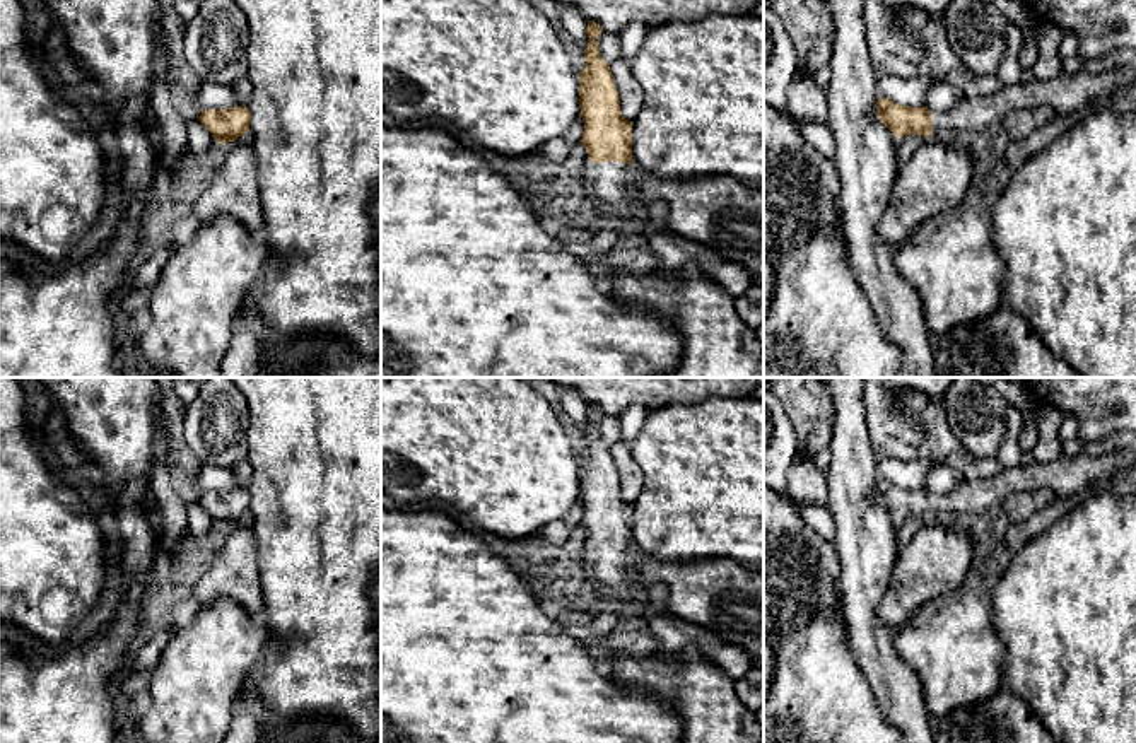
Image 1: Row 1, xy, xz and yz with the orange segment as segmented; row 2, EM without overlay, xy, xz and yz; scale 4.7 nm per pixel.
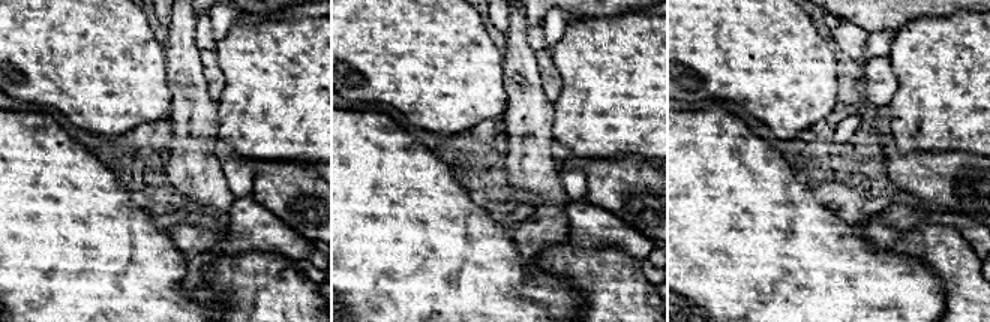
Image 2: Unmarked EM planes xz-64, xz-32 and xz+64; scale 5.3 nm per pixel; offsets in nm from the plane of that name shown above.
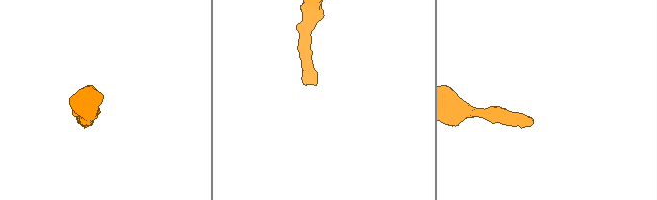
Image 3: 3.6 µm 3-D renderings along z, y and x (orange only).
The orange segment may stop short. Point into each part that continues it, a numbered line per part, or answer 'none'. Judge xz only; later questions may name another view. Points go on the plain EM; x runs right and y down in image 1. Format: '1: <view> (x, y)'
1: xz (607, 574)

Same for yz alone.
1: yz (1066, 477)

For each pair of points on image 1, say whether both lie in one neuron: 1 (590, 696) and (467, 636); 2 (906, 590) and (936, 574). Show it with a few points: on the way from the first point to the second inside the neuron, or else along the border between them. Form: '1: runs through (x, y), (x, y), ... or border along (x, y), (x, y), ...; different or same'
1: runs through (559, 696), (527, 696), (497, 666); same
2: runs through (913, 583), (921, 574), (930, 574); same

